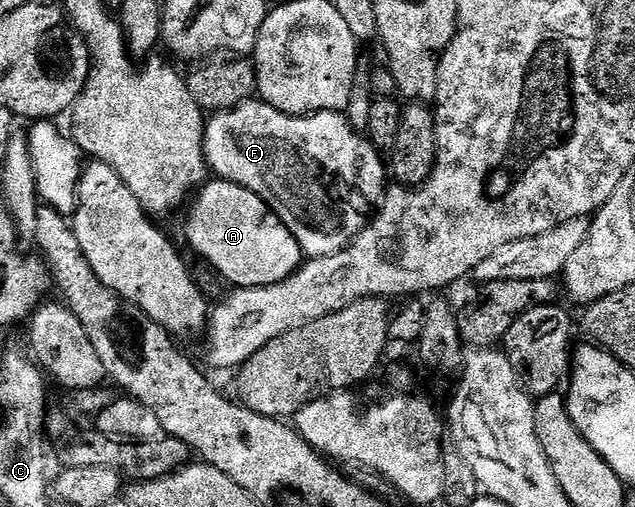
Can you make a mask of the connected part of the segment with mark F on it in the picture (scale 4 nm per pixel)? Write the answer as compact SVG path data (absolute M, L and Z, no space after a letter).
M250 100L240 102L234 110L223 110L214 113L205 123L205 161L208 169L212 173L214 170L217 173L214 175L218 179L246 186L248 190L255 192L255 196L262 198L273 209L275 216L279 216L279 220L283 220L283 224L287 224L291 236L295 236L301 253L306 259L322 258L323 256L331 256L335 252L339 252L344 246L349 245L354 238L357 238L359 232L363 232L365 226L369 225L369 219L377 207L380 206L381 199L385 197L387 189L387 181L385 182L387 166L386 163L385 166L381 163L381 154L382 151L374 146L368 137L362 136L353 129L344 113L336 110L324 110L318 114L284 114L275 108L271 108L263 101Z

